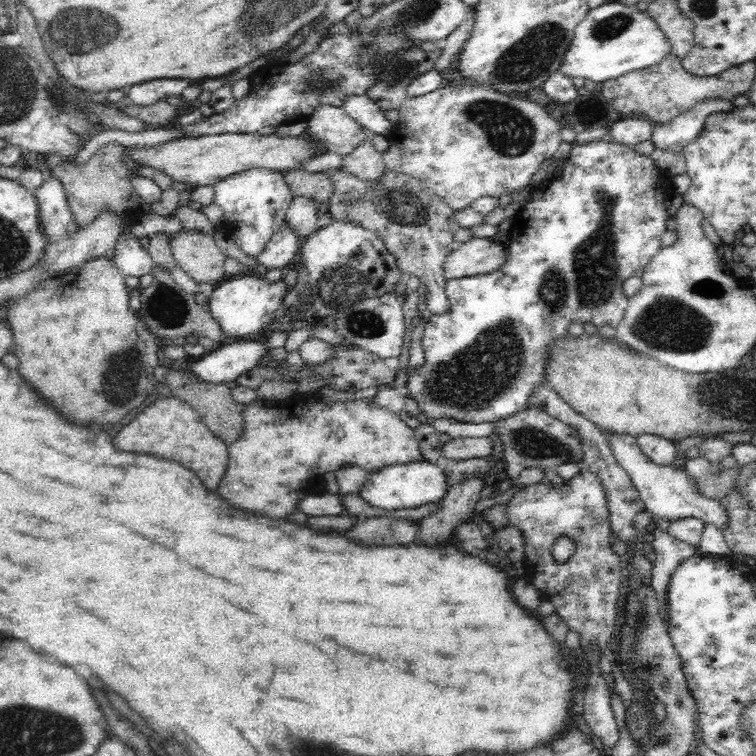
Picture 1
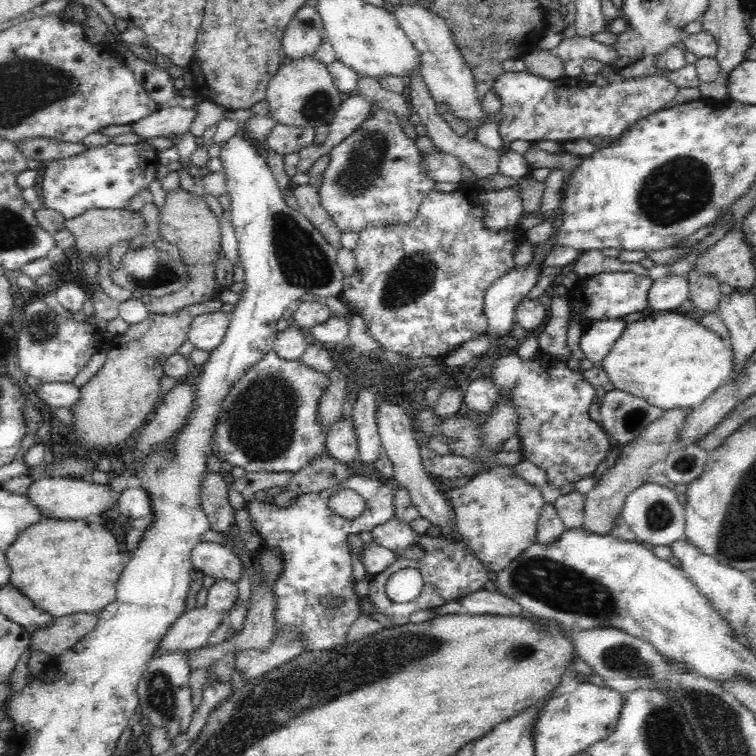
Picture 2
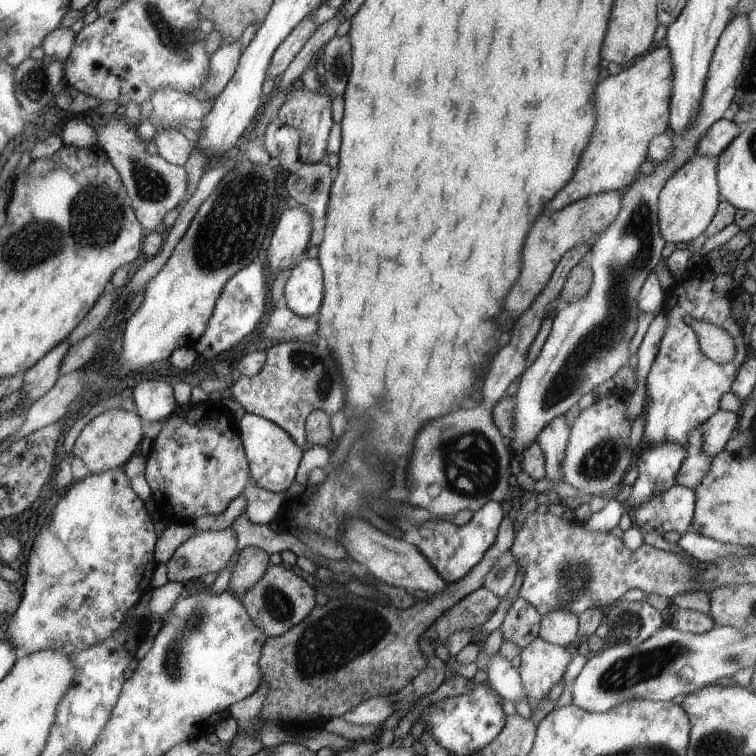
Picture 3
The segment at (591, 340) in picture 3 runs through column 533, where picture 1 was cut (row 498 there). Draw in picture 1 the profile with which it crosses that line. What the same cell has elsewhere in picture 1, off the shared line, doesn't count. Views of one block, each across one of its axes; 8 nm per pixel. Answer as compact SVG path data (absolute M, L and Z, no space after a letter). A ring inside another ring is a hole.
M422 460L386 466L376 470L376 472L368 473L366 482L364 482L362 490L358 493L366 502L376 506L376 508L398 510L400 508L424 506L424 504L430 504L430 502L439 502L446 496L448 490L446 473L440 463Z

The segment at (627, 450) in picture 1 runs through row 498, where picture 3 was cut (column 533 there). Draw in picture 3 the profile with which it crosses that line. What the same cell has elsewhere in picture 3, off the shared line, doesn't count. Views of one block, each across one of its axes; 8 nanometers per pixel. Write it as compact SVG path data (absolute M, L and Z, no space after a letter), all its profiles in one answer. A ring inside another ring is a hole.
M540 638L522 650L520 660L518 670L527 702L536 711L552 687L562 680L572 656L566 648Z

